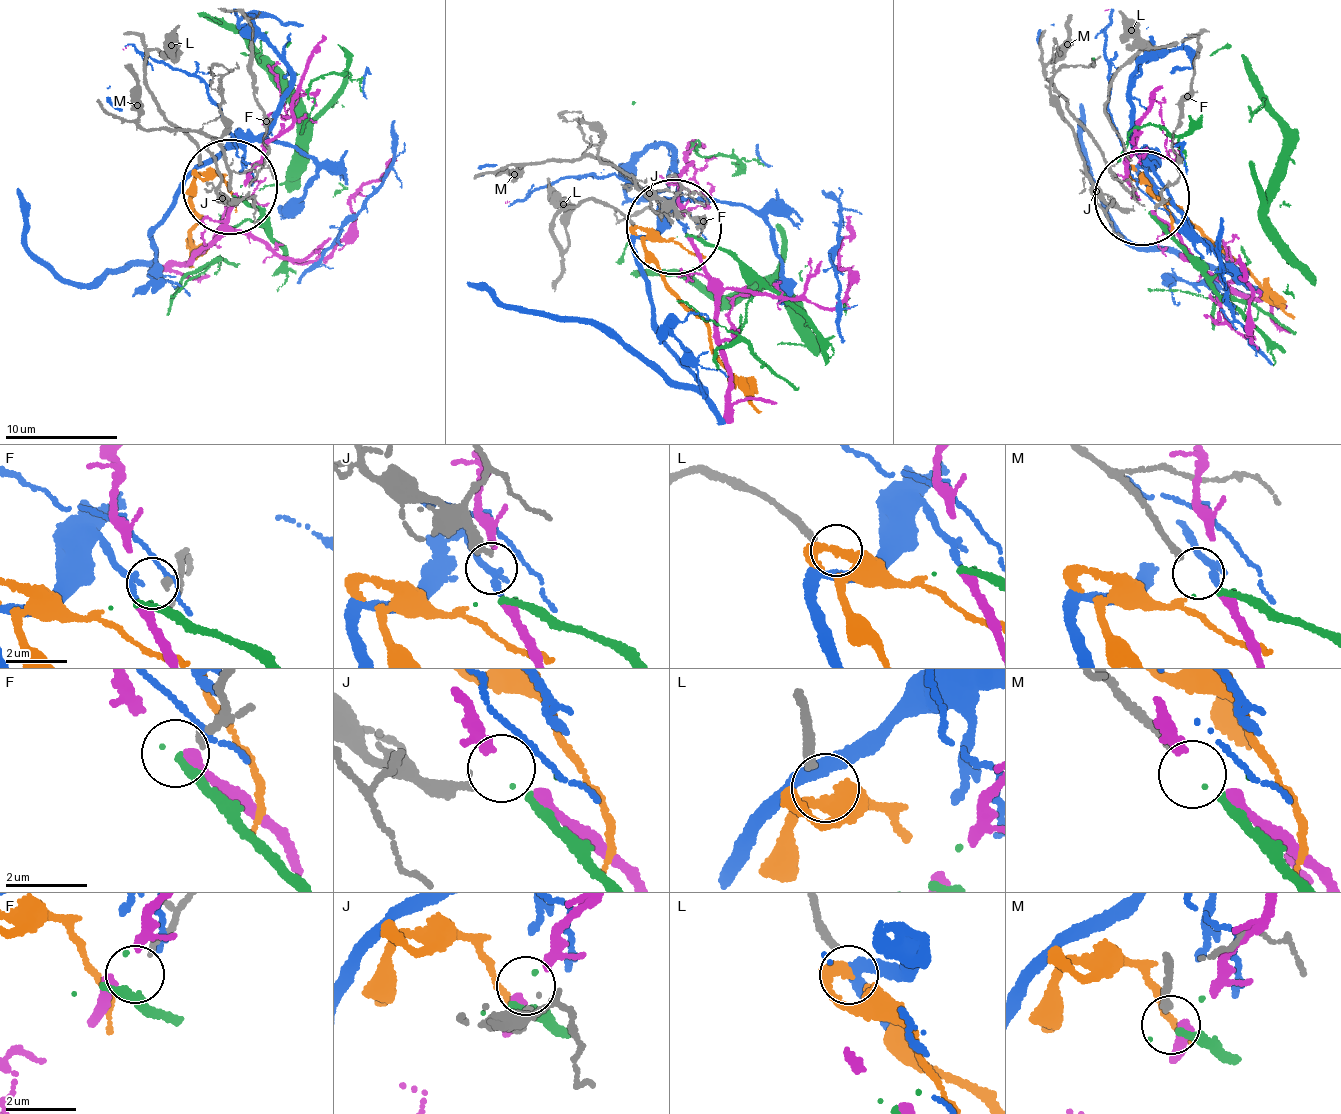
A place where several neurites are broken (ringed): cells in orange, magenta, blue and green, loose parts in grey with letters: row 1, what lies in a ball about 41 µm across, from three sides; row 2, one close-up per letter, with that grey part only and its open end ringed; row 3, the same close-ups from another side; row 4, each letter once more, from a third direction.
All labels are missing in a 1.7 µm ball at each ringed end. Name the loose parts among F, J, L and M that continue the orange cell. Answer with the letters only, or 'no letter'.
L

